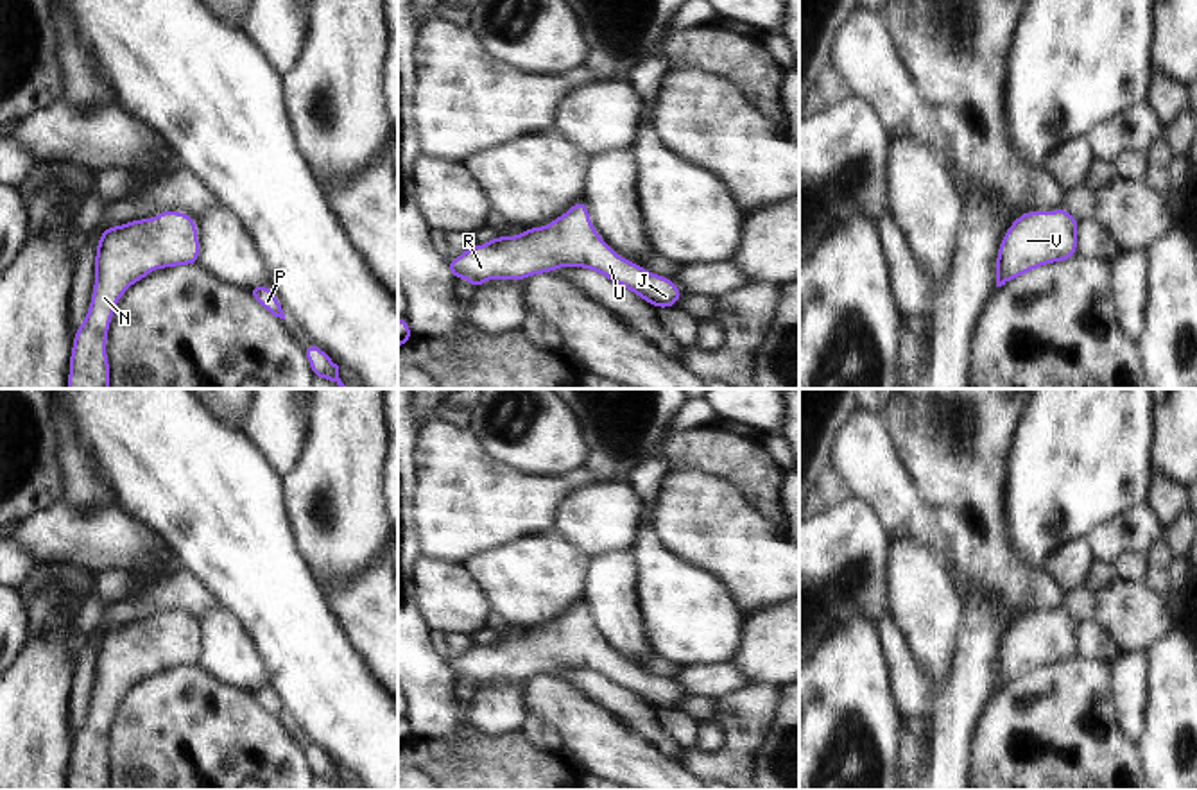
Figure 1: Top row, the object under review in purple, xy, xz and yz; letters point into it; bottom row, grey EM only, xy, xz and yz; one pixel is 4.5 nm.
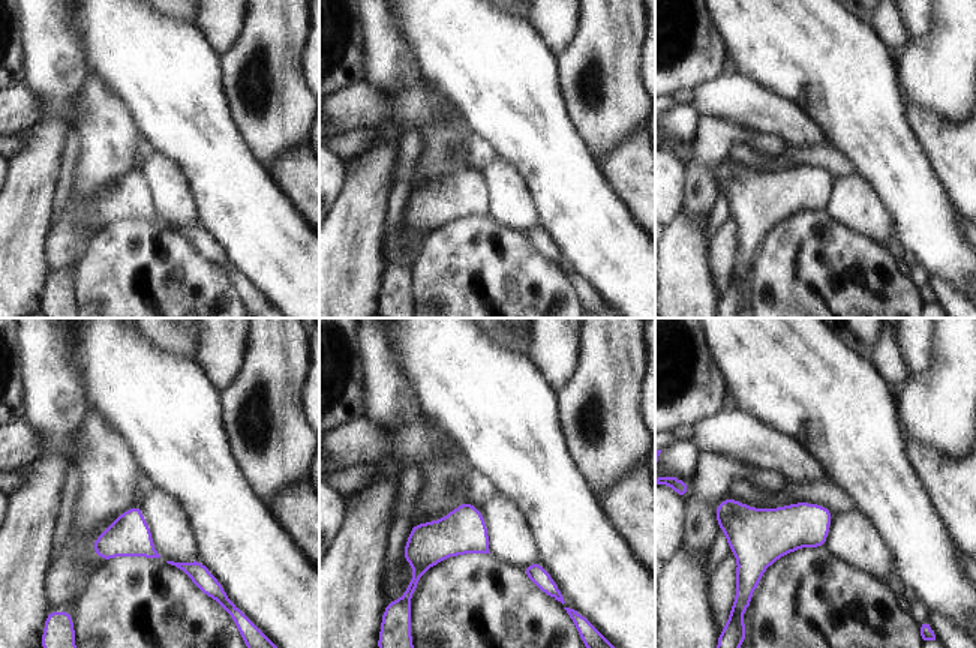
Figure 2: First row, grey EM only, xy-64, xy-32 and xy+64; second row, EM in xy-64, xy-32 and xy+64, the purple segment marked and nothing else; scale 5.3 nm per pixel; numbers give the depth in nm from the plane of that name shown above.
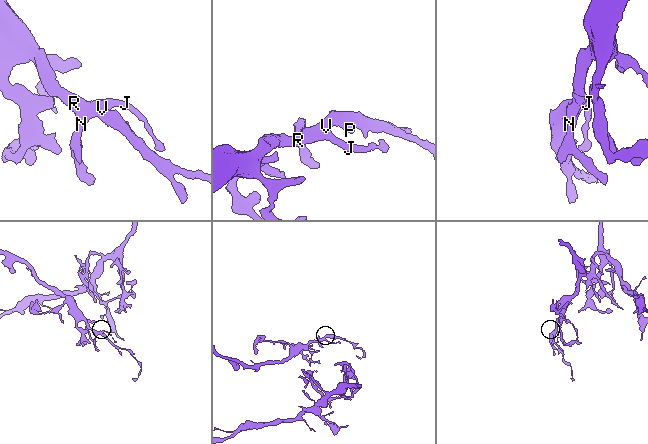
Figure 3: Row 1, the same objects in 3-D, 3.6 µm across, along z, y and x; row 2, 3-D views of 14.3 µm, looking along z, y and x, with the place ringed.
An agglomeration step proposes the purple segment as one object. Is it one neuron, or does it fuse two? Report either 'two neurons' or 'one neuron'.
one neuron

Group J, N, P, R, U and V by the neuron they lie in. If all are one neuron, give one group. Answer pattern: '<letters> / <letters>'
J N P R U V

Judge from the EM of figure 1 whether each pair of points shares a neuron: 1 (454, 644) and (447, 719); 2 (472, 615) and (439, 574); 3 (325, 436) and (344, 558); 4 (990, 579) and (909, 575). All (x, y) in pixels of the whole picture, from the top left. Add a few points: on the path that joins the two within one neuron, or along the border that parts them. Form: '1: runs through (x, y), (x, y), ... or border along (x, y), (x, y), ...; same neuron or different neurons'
1: border along (430, 633), (430, 644), (443, 661); different neurons
2: runs through (461, 604), (441, 584); same neuron
3: runs through (339, 466), (341, 527); same neuron
4: border along (961, 595), (963, 620), (955, 636); different neurons

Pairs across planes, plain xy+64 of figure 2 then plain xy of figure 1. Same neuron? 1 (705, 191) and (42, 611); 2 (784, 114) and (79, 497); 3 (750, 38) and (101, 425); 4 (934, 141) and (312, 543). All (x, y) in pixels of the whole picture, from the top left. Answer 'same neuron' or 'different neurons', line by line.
1: same neuron
2: different neurons
3: same neuron
4: different neurons

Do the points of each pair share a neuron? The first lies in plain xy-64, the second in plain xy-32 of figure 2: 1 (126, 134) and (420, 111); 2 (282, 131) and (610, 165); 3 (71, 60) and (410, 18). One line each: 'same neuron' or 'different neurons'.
1: different neurons
2: different neurons
3: different neurons

